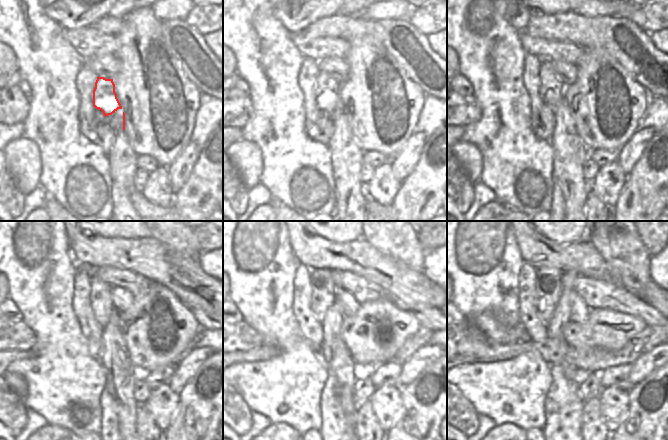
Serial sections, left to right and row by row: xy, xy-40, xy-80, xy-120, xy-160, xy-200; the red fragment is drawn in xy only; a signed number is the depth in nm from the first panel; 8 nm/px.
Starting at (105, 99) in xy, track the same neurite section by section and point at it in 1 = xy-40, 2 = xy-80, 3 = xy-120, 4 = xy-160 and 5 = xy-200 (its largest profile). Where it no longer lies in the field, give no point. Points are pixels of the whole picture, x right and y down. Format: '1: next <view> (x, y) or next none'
1: next xy-40 (327, 89)
2: next xy-80 (551, 89)
3: next xy-120 (100, 297)
4: next xy-160 (323, 288)
5: next xy-200 (547, 279)

